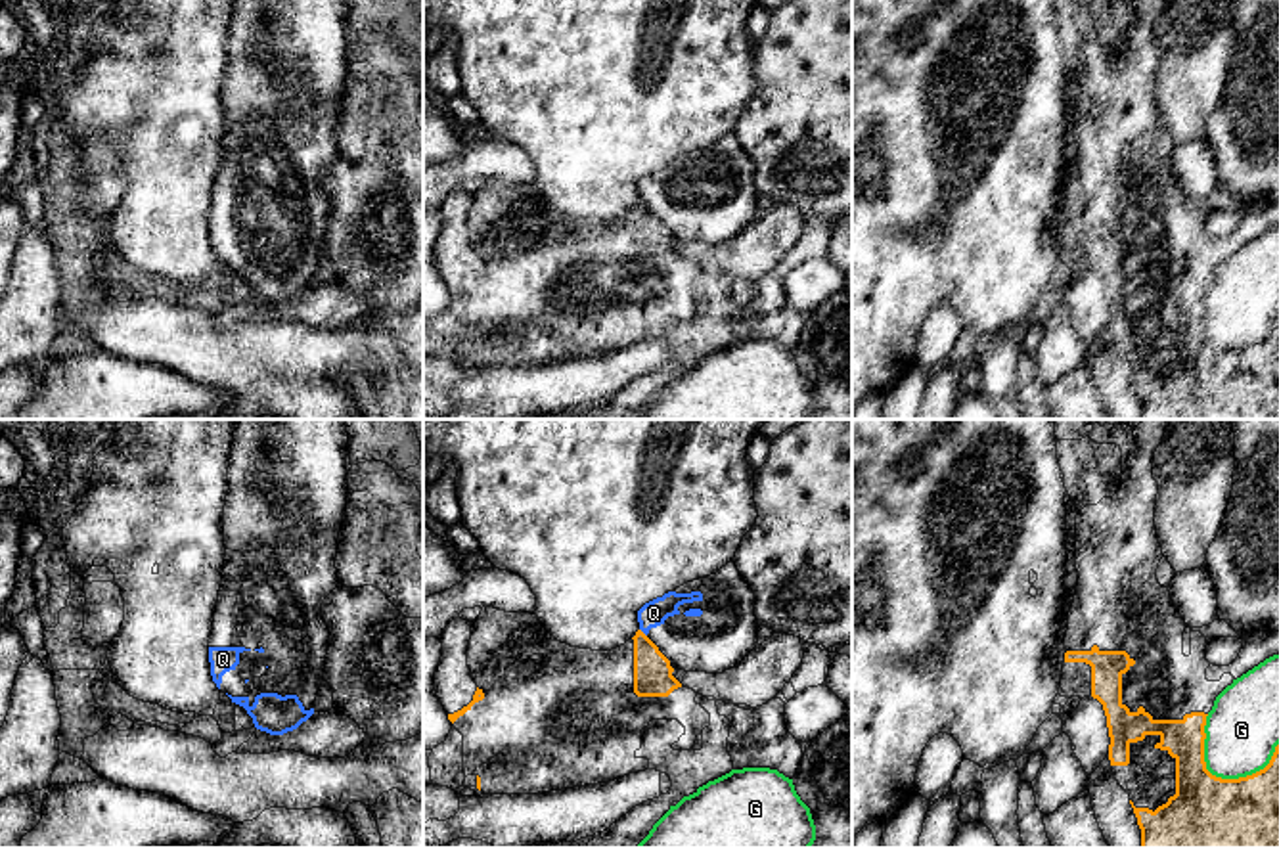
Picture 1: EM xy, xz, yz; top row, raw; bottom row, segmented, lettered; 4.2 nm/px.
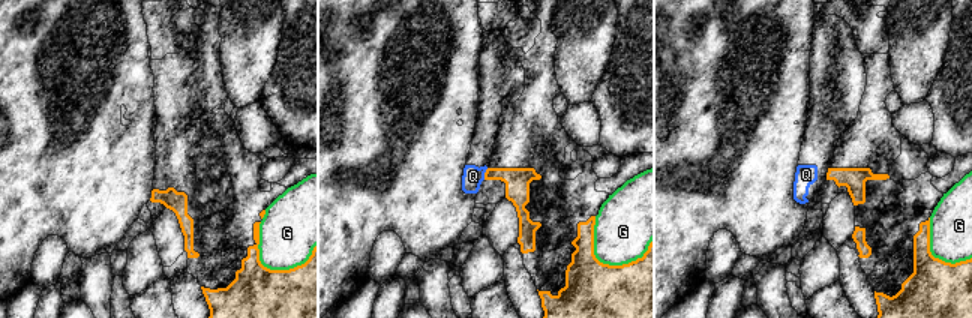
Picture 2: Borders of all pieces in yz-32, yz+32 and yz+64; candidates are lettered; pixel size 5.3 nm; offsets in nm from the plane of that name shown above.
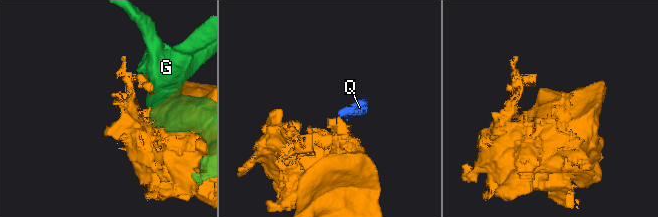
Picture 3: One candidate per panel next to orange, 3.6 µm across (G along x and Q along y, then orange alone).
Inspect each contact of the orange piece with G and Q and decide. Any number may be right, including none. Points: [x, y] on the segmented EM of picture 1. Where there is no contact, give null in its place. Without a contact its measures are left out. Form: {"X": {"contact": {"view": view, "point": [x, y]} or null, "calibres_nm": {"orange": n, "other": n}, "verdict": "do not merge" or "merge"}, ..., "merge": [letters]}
{"G": {"contact": {"view": "yz", "point": [1220, 778]}, "calibres_nm": {"orange": 500, "other": 300}, "verdict": "do not merge"}, "Q": {"contact": {"view": "xz", "point": [642, 632]}, "calibres_nm": {"orange": 160, "other": 110}, "verdict": "do not merge"}, "merge": []}

